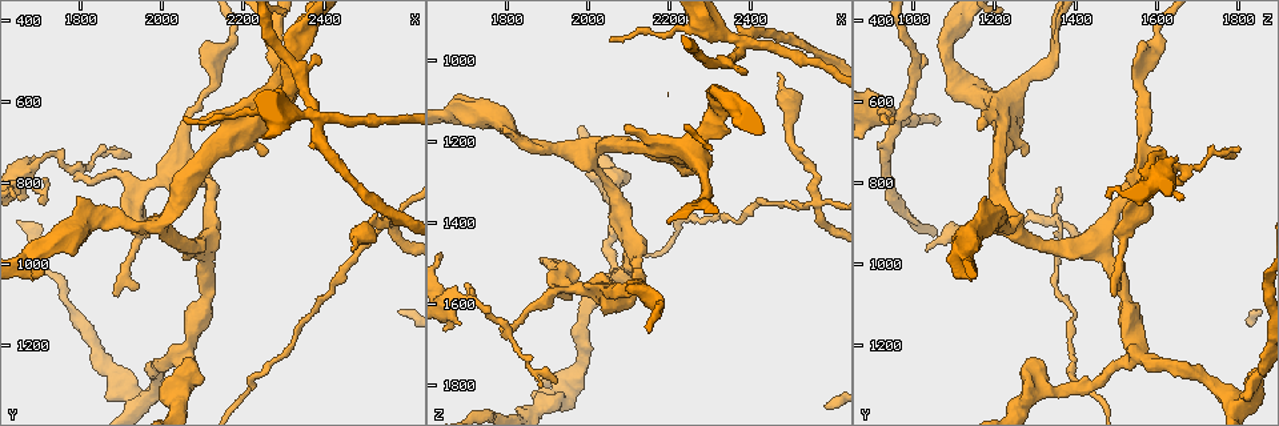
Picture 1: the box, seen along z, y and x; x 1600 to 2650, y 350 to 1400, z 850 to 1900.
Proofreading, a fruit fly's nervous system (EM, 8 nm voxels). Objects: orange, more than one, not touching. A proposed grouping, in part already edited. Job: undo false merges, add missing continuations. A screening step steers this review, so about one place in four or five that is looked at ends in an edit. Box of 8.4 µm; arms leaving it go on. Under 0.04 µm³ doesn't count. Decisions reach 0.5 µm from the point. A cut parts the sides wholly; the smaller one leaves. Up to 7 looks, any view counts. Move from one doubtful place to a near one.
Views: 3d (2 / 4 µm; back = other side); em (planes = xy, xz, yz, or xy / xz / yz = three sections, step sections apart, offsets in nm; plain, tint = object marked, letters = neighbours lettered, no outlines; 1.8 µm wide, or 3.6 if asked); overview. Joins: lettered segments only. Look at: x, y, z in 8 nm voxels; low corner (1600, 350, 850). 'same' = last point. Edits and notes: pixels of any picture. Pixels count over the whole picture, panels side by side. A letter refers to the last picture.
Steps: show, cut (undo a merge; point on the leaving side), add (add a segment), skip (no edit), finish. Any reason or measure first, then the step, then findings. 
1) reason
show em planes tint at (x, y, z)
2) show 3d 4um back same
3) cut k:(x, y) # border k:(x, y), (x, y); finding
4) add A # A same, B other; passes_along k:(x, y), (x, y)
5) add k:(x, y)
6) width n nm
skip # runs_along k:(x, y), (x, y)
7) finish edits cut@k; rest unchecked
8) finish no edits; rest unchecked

sharp bend
show em yz step 4 tint at (2555, 905, 1355)

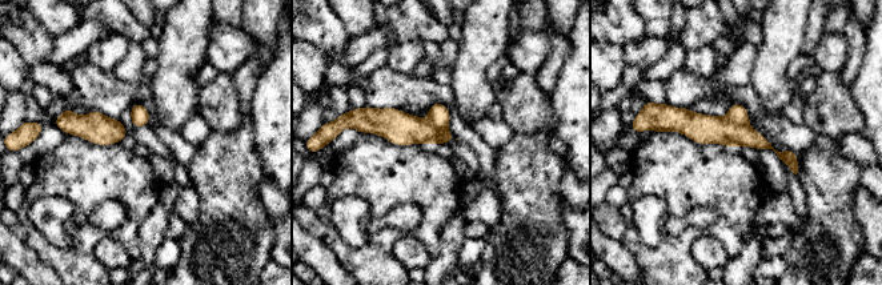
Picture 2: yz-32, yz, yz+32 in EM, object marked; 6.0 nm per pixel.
show em xy step 16 tint same

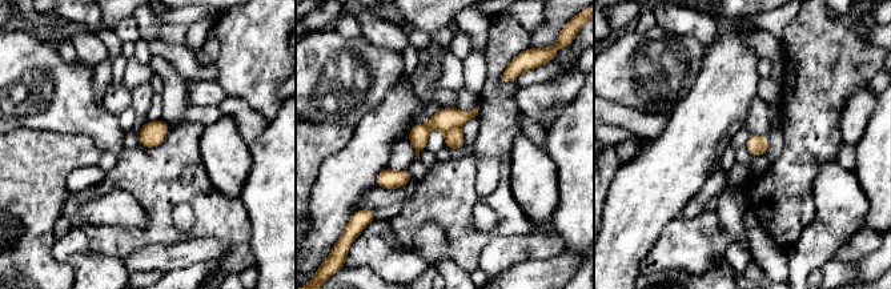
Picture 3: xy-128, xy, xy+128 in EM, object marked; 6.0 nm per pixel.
show em xy step 16 letters same

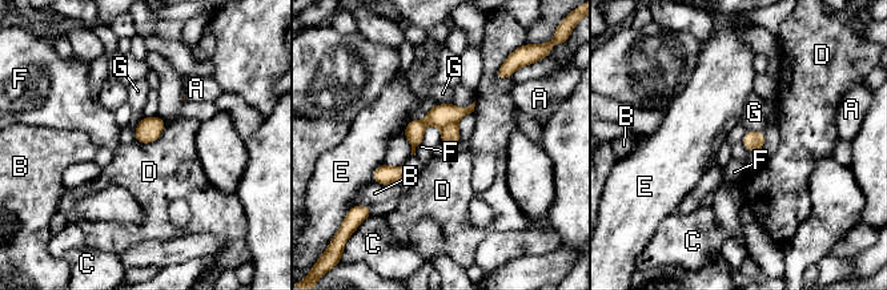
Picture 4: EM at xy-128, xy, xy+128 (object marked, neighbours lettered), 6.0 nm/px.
cut 4:(441, 115) # A other, B other, C other, D other, E other, F other, G other; two cells meet here

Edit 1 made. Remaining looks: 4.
show overview

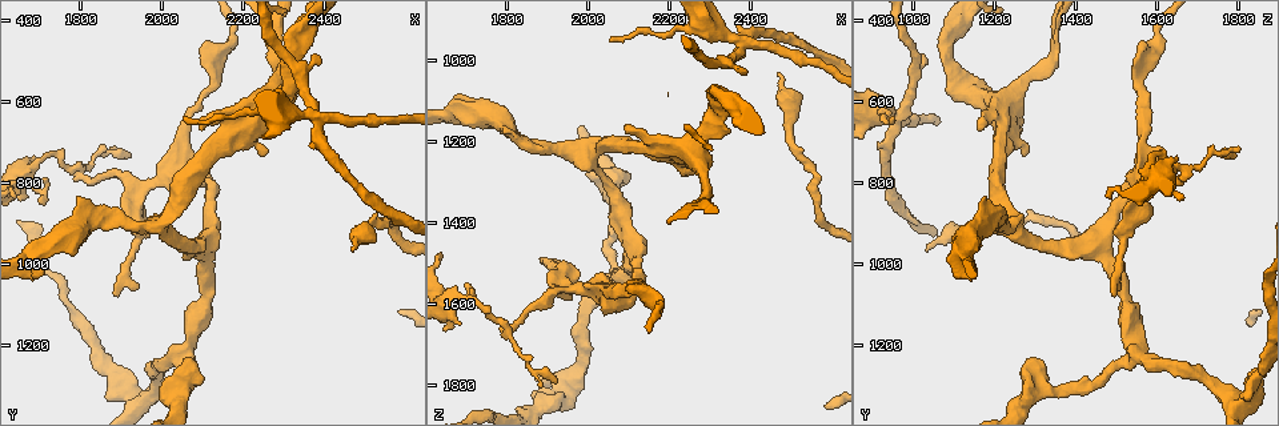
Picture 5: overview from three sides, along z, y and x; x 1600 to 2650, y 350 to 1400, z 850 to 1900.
abrupt turn
show 3d 2um back at (2025, 1325, 1295)

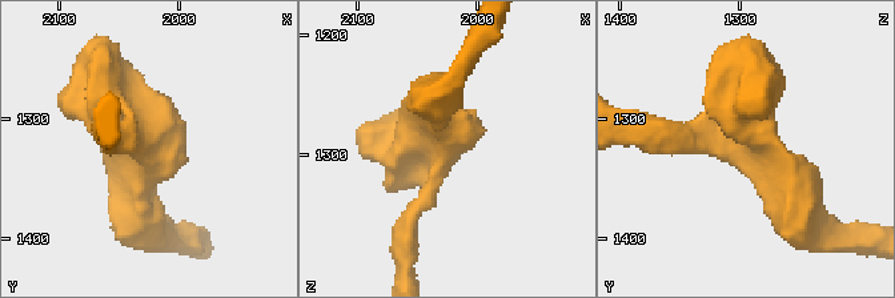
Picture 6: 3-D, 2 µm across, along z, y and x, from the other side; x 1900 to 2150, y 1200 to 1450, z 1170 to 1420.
show em 3.6um xz step 16 tint at (2028, 1318, 1292)

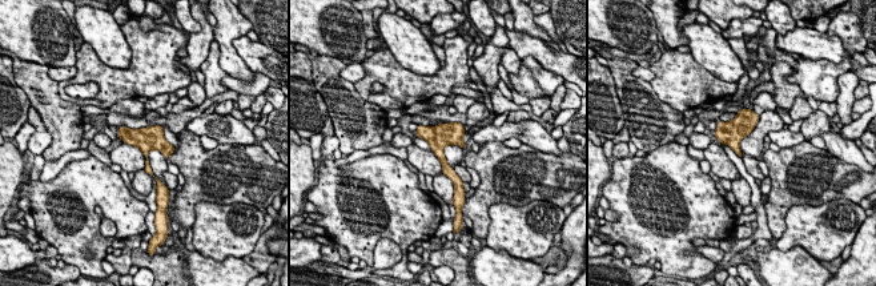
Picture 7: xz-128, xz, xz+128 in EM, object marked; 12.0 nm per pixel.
see the neighbours
show em 3.6um xz step 16 letters same

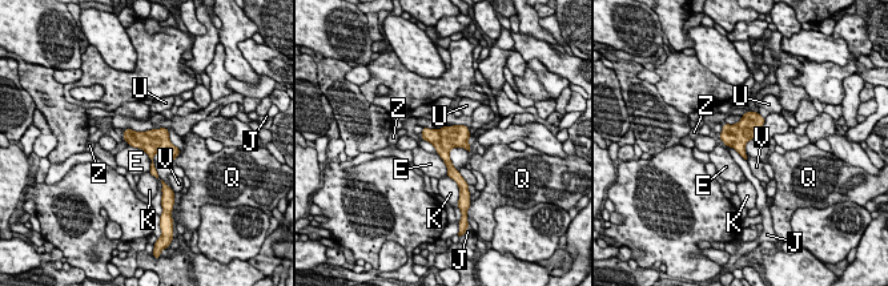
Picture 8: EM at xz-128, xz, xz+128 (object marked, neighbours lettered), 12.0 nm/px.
width 240 nm
skip # E other, J other, K other, Q other, U other, V other, Z other; border 8:(128, 144), (145, 152), (149, 172); continuous, no second cell

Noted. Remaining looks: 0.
finish edits cut@4; rest unchecked

